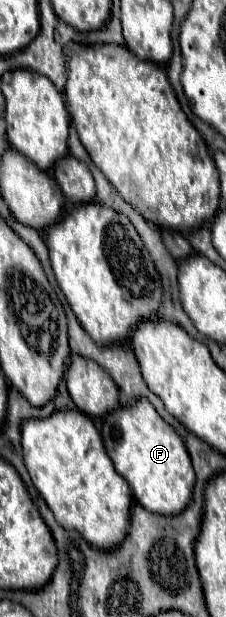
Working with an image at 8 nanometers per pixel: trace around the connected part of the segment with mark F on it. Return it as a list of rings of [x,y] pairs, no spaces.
[[[149,402],[113,410],[103,418],[103,442],[115,470],[129,482],[135,500],[155,514],[181,514],[191,500],[195,472],[179,434],[155,412]]]

